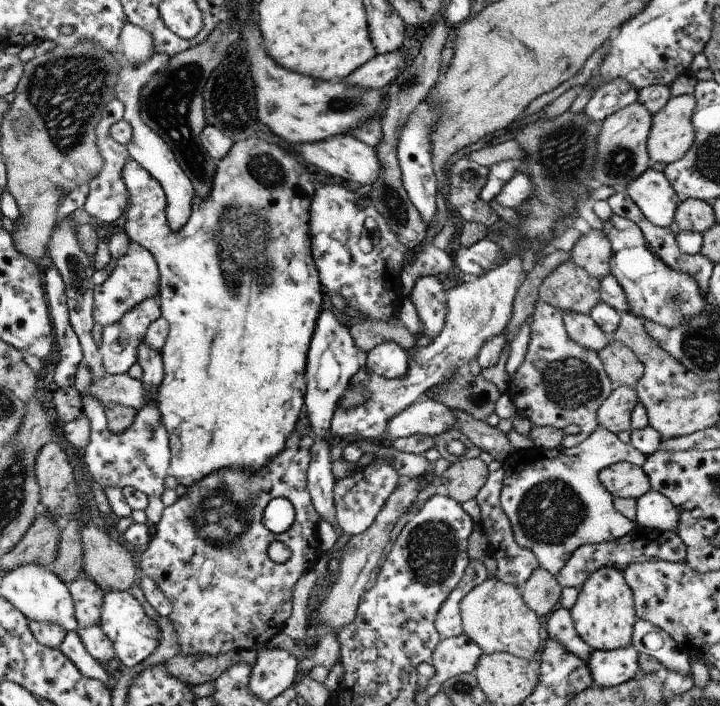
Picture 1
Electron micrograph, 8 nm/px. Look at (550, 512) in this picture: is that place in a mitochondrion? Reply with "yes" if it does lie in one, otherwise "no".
yes

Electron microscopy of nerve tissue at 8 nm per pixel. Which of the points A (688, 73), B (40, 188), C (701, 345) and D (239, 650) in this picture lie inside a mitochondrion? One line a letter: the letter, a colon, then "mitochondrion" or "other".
A: other
B: other
C: mitochondrion
D: other

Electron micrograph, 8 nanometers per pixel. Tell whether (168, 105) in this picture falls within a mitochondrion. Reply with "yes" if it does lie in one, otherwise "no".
yes

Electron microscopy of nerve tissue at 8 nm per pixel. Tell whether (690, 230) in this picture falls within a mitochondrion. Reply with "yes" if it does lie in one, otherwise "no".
no

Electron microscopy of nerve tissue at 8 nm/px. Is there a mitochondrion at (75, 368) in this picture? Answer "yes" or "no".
no

